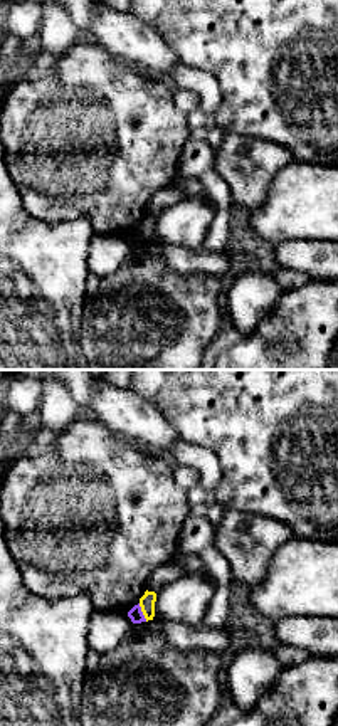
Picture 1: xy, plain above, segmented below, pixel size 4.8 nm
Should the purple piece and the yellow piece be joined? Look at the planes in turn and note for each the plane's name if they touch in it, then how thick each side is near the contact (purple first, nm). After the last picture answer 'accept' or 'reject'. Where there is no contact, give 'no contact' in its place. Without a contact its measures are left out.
meets purple in xy; 70 nm thick on the purple side, 80 nm on the other

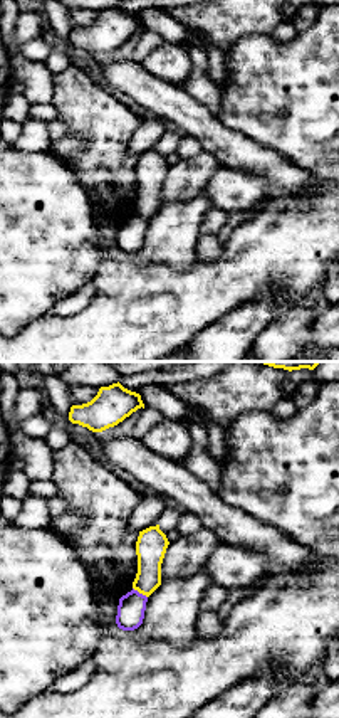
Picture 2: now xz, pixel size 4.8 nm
meets purple in xz; 130 nm thick on the purple side, 150 nm on the other

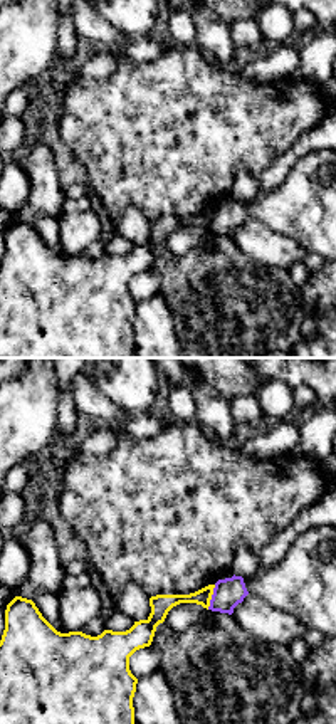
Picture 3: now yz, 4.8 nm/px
meets purple in yz; 140 nm thick on the purple side, 100 nm on the other

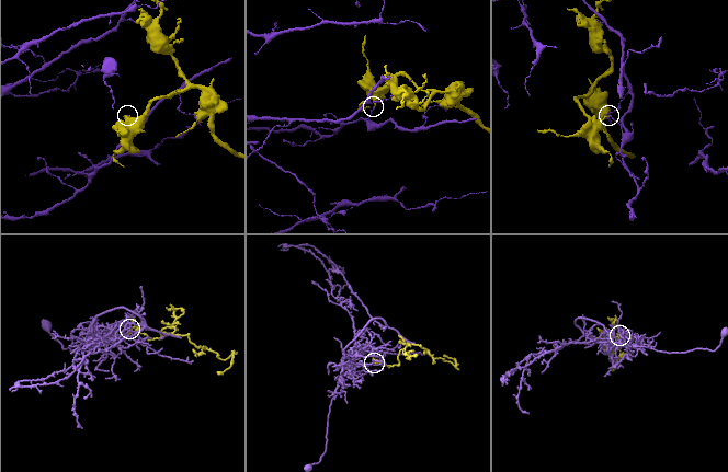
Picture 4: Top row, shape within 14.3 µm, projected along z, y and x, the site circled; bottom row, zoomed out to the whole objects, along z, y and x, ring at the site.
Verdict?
reject

